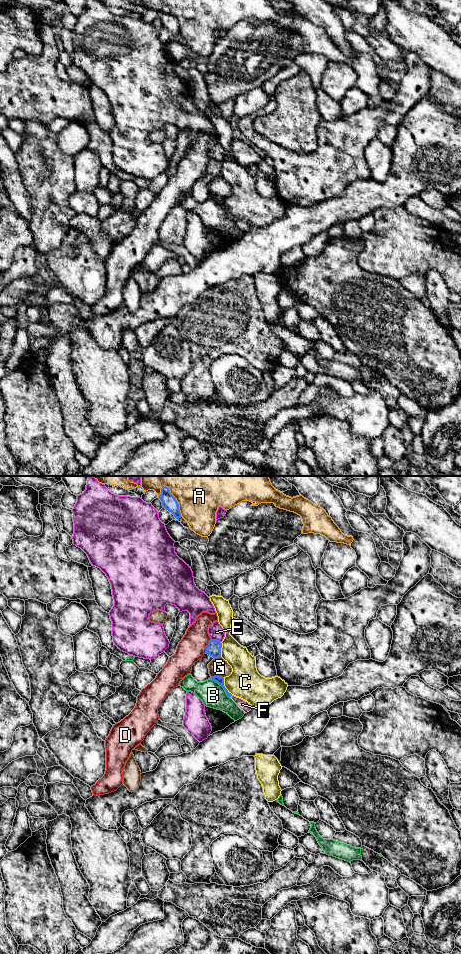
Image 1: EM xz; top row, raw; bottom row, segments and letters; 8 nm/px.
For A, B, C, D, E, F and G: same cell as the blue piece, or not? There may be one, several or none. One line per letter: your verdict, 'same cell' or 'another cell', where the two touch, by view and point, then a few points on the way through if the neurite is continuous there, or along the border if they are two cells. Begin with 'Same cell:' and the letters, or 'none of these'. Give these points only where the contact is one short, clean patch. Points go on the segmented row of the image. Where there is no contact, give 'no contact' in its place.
Same cell: F
A: another cell; meets blue in xz at (175, 499)
B: another cell; meets blue in xz at (221, 685)
C: another cell; meets blue in xz at (224, 687)
D: another cell; meets blue in xz at (207, 646)
E: another cell; meets blue in xz at (216, 640)
F: same cell; no contact
G: another cell; meets blue in xz at (217, 676)

